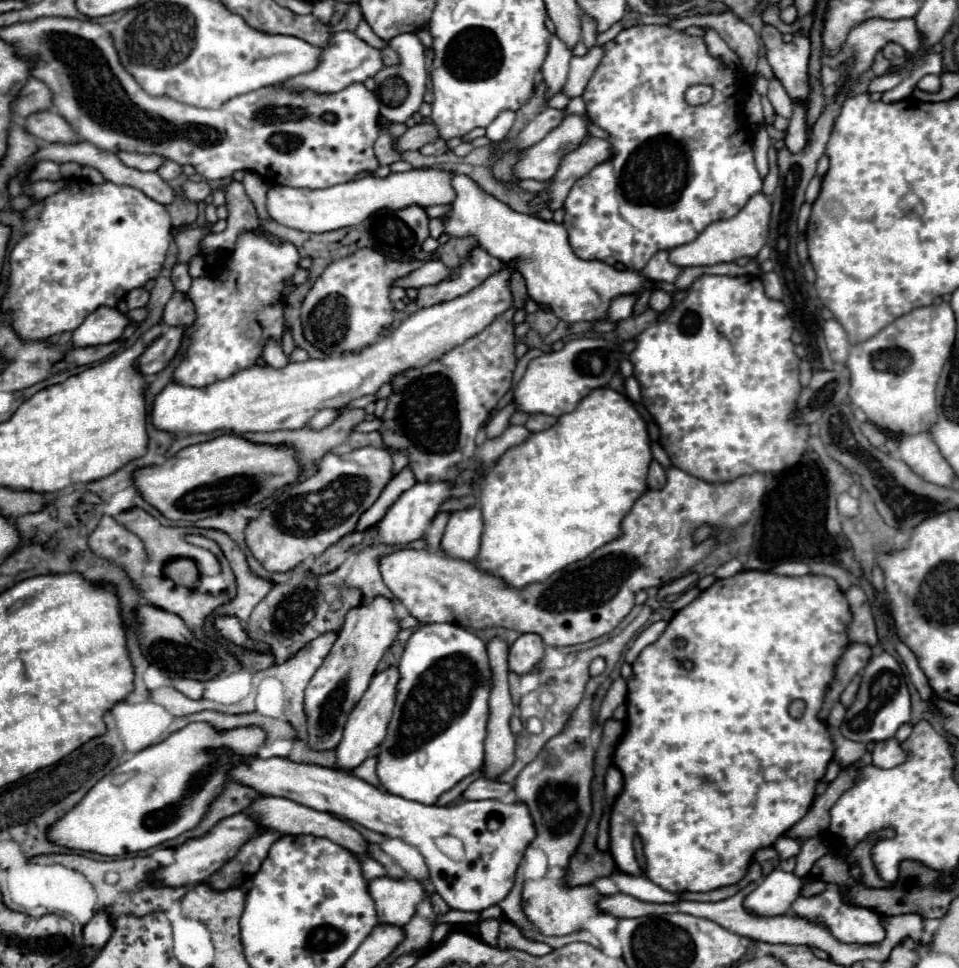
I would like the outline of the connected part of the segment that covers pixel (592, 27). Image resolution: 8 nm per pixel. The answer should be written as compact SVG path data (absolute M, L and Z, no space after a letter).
M582 16L582 34L584 34L586 48L592 48L596 44L596 36L598 36L596 20L592 20L590 16Z

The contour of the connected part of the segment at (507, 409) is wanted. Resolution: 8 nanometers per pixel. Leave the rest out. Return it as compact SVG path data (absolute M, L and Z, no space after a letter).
M508 402L486 426L486 434L488 438L498 438L508 426L510 426L510 416L516 412L516 404L514 402Z

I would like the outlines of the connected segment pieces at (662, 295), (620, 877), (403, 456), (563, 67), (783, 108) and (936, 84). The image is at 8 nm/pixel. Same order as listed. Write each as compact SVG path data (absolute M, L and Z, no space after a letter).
M654 290L650 294L650 308L654 312L664 312L666 308L670 308L670 304L672 304L672 294L668 294L664 290Z
M616 870L612 876L610 876L616 886L620 888L620 892L628 894L628 896L634 896L638 900L644 900L644 902L678 902L680 896L678 894L672 894L660 886L656 886L654 882L646 880L644 876L630 876L630 874L624 874L620 870Z
M394 450L392 460L394 460L394 474L398 474L402 468L406 468L406 466L408 466L410 456L408 456L408 452L406 452L406 450Z
M552 34L550 50L548 50L544 66L542 66L544 82L546 82L546 88L548 88L546 90L546 102L550 98L554 98L556 94L560 94L562 88L566 86L570 58L572 58L572 52L566 48L566 44L562 44L562 40L558 40L556 34Z
M772 78L772 82L770 82L768 100L772 102L772 106L774 106L774 110L776 110L778 116L784 116L784 118L792 116L792 102L790 102L786 90L782 88L782 84L776 78Z
M926 74L924 78L920 78L920 82L916 84L920 90L926 90L926 92L936 92L940 90L940 76L936 74Z

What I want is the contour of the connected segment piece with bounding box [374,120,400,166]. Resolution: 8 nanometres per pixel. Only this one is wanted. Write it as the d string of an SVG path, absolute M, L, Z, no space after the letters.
M382 120L382 132L380 132L380 138L376 140L374 144L374 152L376 152L376 158L380 164L394 164L400 160L400 152L396 152L392 148L392 140L390 140L390 134L388 134L388 122Z

